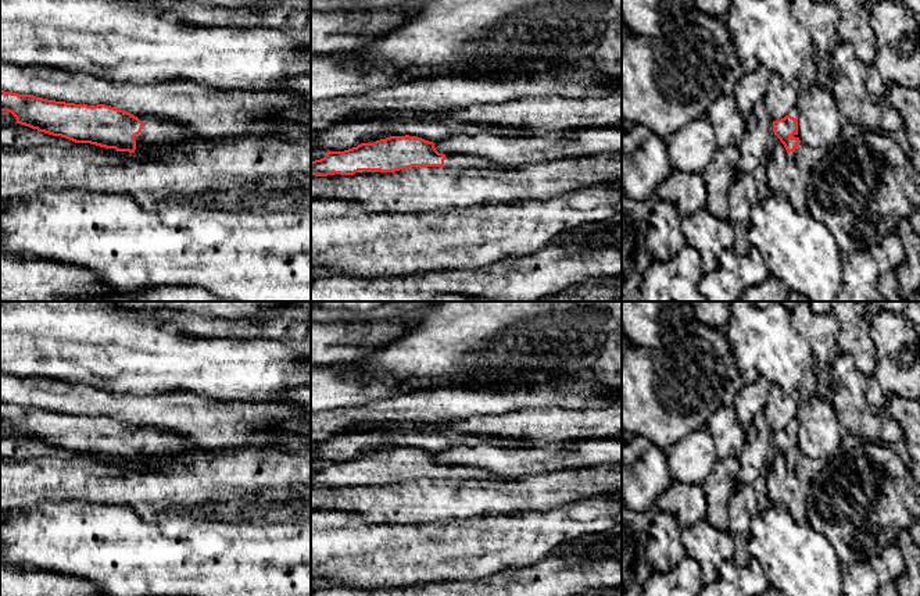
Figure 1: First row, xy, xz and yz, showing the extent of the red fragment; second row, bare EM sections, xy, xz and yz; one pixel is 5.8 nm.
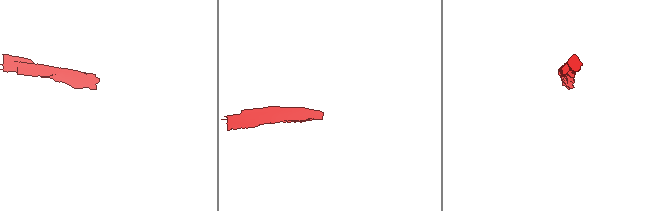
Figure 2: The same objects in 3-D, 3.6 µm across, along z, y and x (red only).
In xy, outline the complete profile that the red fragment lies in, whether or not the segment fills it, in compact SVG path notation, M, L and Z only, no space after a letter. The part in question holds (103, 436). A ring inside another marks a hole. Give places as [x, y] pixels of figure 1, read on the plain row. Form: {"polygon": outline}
{"polygon": "M0 402L0 424L11 424L17 435L37 440L53 447L61 447L75 454L90 454L125 467L142 468L158 458L175 457L200 450L178 433L153 425L130 425L105 415L87 417L47 411L33 406L18 406Z"}

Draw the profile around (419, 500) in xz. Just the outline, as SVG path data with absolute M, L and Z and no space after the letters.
M622 464L541 472L519 479L412 478L395 483L311 486L311 511L361 514L369 524L426 525L476 515L545 513L563 504L605 497L622 486Z

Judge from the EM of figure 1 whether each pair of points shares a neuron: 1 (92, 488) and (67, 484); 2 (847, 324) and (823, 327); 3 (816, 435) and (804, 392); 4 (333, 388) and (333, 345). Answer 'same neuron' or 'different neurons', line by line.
1: same neuron
2: different neurons
3: same neuron
4: different neurons

